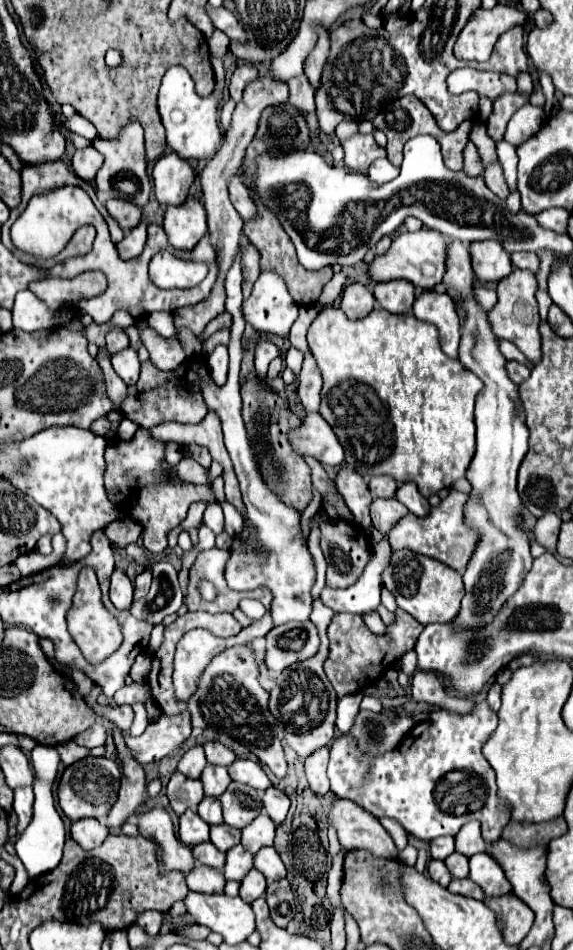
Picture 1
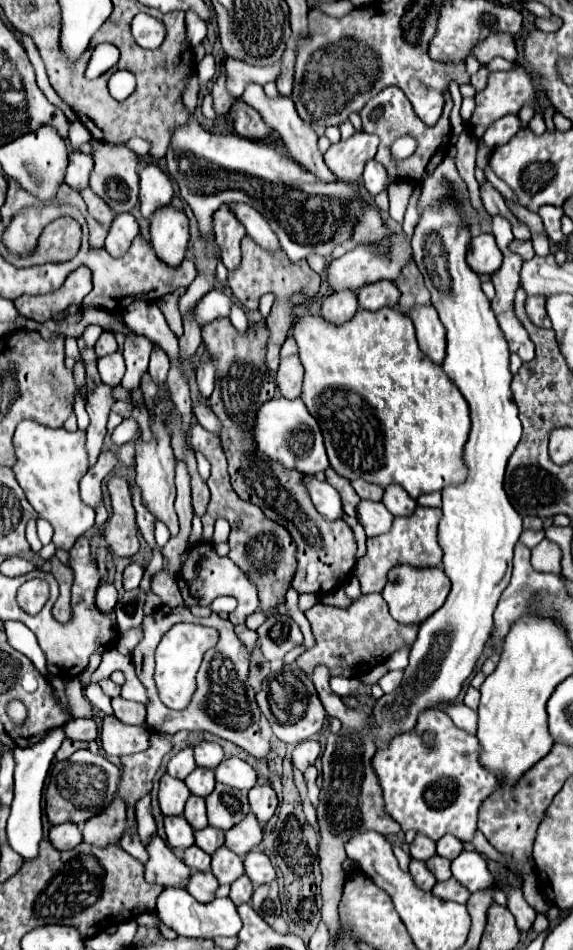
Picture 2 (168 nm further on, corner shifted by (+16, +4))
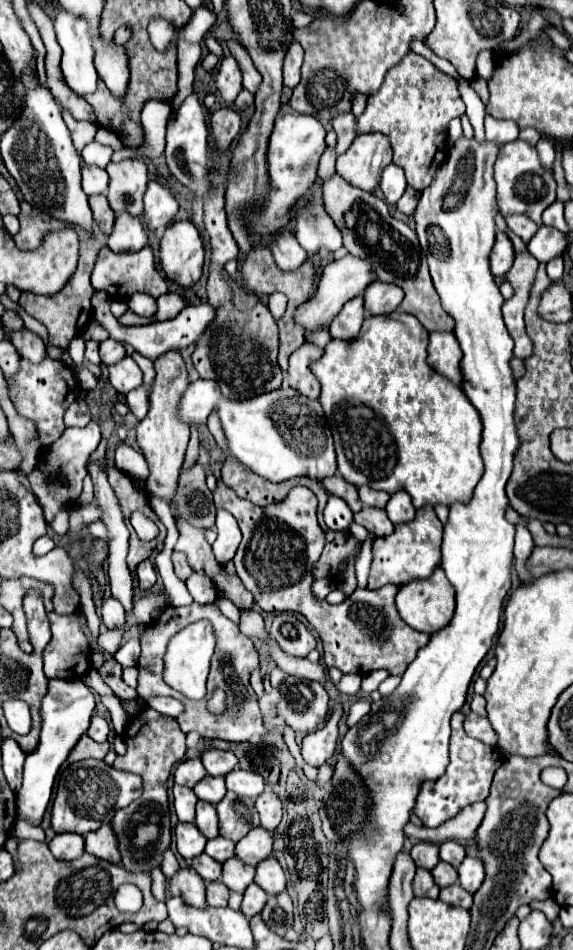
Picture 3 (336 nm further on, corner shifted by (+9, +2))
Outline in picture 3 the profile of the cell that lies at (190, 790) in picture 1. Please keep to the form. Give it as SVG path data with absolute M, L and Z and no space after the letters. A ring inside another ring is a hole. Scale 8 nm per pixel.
M175 785L173 797L175 797L175 813L177 813L179 821L193 823L195 821L195 803L197 803L197 795L193 793L193 789Z

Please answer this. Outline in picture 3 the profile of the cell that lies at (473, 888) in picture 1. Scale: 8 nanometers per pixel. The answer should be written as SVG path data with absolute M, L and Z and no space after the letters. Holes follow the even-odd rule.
M453 883L451 887L441 889L439 899L445 901L445 903L449 903L449 905L463 907L463 909L471 909L471 903L473 903L473 895L467 893L459 883Z

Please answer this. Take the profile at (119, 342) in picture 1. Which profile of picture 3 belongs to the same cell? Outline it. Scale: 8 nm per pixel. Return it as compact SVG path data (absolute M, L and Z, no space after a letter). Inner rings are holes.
M105 339L101 343L101 363L103 365L115 365L125 357L125 347L123 343L115 339Z

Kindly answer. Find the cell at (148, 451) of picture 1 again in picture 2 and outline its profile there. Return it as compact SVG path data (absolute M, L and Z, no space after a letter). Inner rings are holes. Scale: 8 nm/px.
M124 419L116 431L112 433L112 441L114 443L128 443L128 441L136 441L140 437L140 429L138 423L134 419Z

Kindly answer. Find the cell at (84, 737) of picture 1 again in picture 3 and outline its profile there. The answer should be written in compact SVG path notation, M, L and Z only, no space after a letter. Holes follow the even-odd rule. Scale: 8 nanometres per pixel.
M93 715L91 717L91 725L87 729L87 735L91 739L95 739L95 741L107 741L107 735L109 735L107 721L103 717L99 717L99 715Z

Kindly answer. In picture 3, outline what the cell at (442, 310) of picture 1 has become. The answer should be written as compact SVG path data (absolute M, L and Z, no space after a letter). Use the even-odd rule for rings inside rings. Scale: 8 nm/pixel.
M435 333L429 337L427 347L427 365L433 367L439 375L447 377L457 387L463 387L463 373L459 369L461 363L461 347L451 333Z

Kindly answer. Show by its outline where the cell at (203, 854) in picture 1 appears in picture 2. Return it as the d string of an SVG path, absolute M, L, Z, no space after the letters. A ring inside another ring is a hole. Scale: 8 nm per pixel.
M192 845L184 851L184 863L190 867L190 869L198 869L198 871L210 871L210 855L204 853L200 847Z

